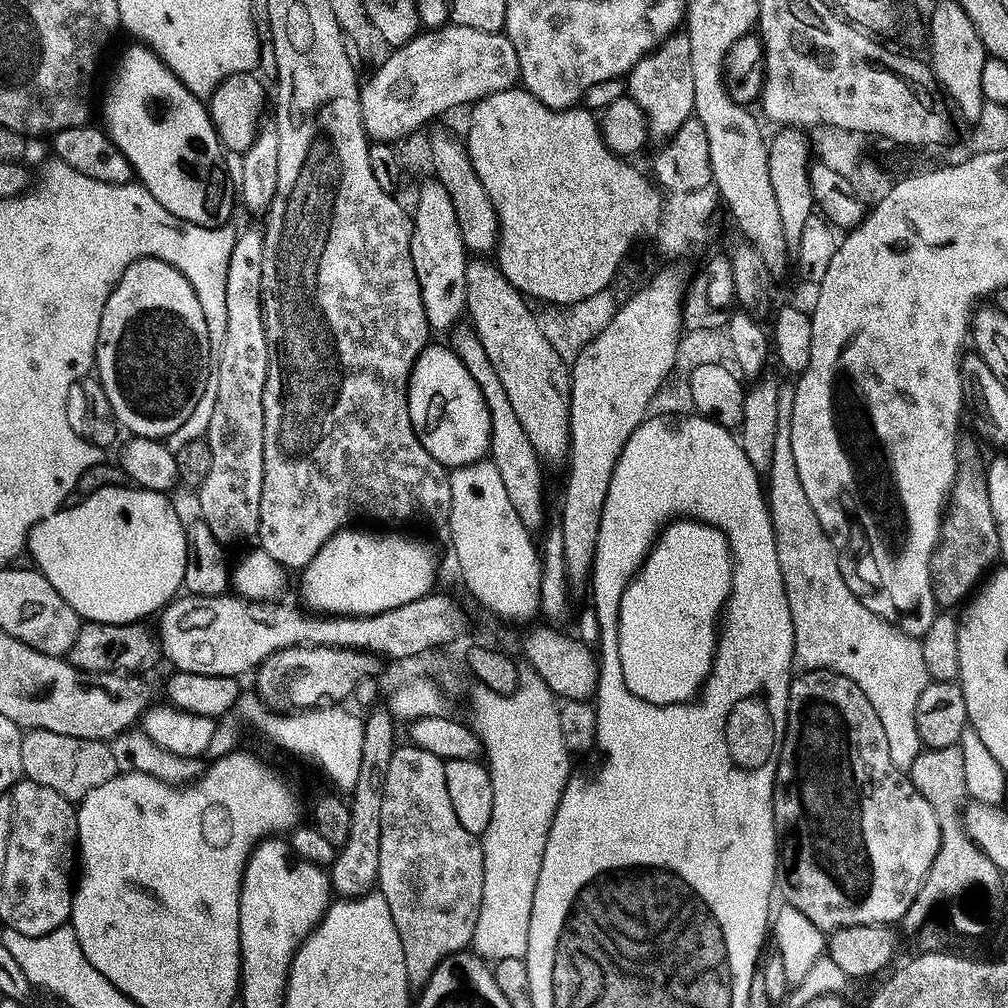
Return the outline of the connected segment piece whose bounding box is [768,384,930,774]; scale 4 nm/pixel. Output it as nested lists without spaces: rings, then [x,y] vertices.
[[[793,385],[781,387],[778,437],[768,471],[769,512],[794,622],[792,662],[800,672],[837,672],[858,685],[870,698],[870,706],[878,710],[878,718],[882,718],[882,730],[886,730],[886,742],[890,742],[890,759],[900,772],[908,774],[922,750],[916,711],[922,690],[930,683],[926,662],[922,662],[922,646],[917,637],[906,635],[871,612],[859,595],[848,589],[841,557],[832,547],[798,476],[791,441],[795,393]]]

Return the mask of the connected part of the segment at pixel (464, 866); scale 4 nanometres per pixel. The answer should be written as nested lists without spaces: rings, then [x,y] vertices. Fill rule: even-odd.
[[[411,742],[405,745],[405,748],[394,748],[387,769],[377,878],[378,891],[386,898],[396,933],[398,938],[402,938],[408,987],[418,994],[446,957],[463,952],[471,945],[482,906],[484,846],[481,837],[466,830],[466,826],[462,826],[462,822],[458,822],[458,817],[454,815],[454,806],[450,803],[450,794],[446,790],[444,760]]]

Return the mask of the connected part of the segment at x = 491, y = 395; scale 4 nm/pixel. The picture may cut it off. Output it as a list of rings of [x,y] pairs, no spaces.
[[[460,326],[451,333],[451,336],[450,347],[452,351],[464,363],[466,370],[470,370],[470,376],[474,378],[474,382],[478,382],[482,396],[486,398],[492,419],[490,459],[498,470],[498,474],[502,474],[502,482],[506,485],[506,494],[510,494],[510,502],[513,503],[514,510],[518,510],[518,518],[522,518],[522,522],[529,530],[537,530],[536,528],[540,527],[543,529],[545,527],[545,465],[534,450],[534,446],[530,446],[530,438],[526,438],[526,430],[522,430],[522,422],[518,422],[518,414],[514,414],[514,406],[510,406],[510,398],[506,395],[506,390],[502,388],[502,382],[498,378],[490,358],[486,358],[486,350],[482,348],[482,342],[476,337],[475,332],[472,331],[471,327],[464,326],[463,328]]]

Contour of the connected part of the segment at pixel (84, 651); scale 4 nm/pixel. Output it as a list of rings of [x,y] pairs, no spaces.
[[[89,620],[81,623],[78,638],[68,651],[67,661],[83,672],[119,672],[121,674],[145,674],[156,663],[161,663],[162,653],[157,633],[147,628],[147,623],[107,624]]]

